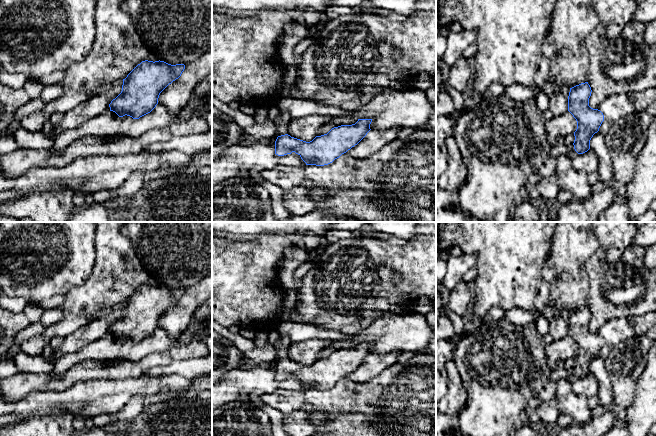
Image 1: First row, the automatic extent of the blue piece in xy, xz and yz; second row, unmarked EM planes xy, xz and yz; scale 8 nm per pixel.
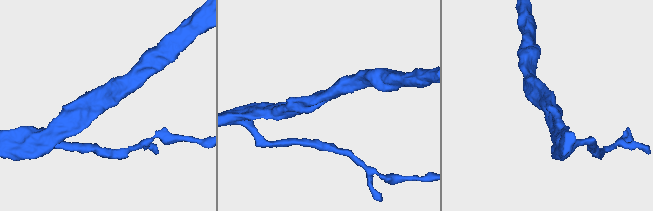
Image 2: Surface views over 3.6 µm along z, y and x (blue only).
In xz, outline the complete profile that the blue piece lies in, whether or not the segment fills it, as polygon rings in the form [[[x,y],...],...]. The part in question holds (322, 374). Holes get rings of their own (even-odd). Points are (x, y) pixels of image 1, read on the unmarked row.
[[[358,343],[355,348],[334,351],[310,366],[281,359],[275,365],[275,378],[284,380],[295,376],[306,389],[328,389],[358,368],[371,354],[371,346],[372,343]]]

